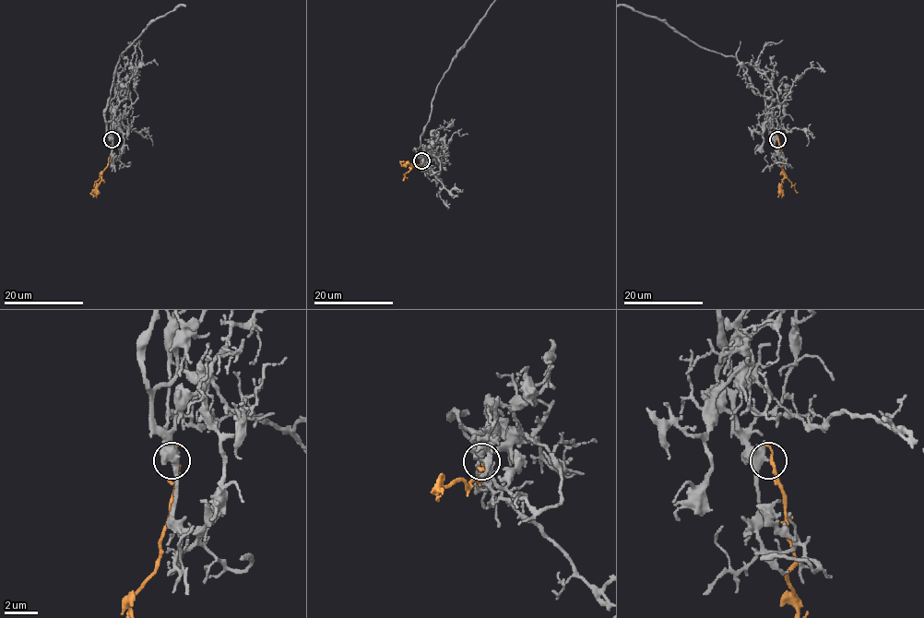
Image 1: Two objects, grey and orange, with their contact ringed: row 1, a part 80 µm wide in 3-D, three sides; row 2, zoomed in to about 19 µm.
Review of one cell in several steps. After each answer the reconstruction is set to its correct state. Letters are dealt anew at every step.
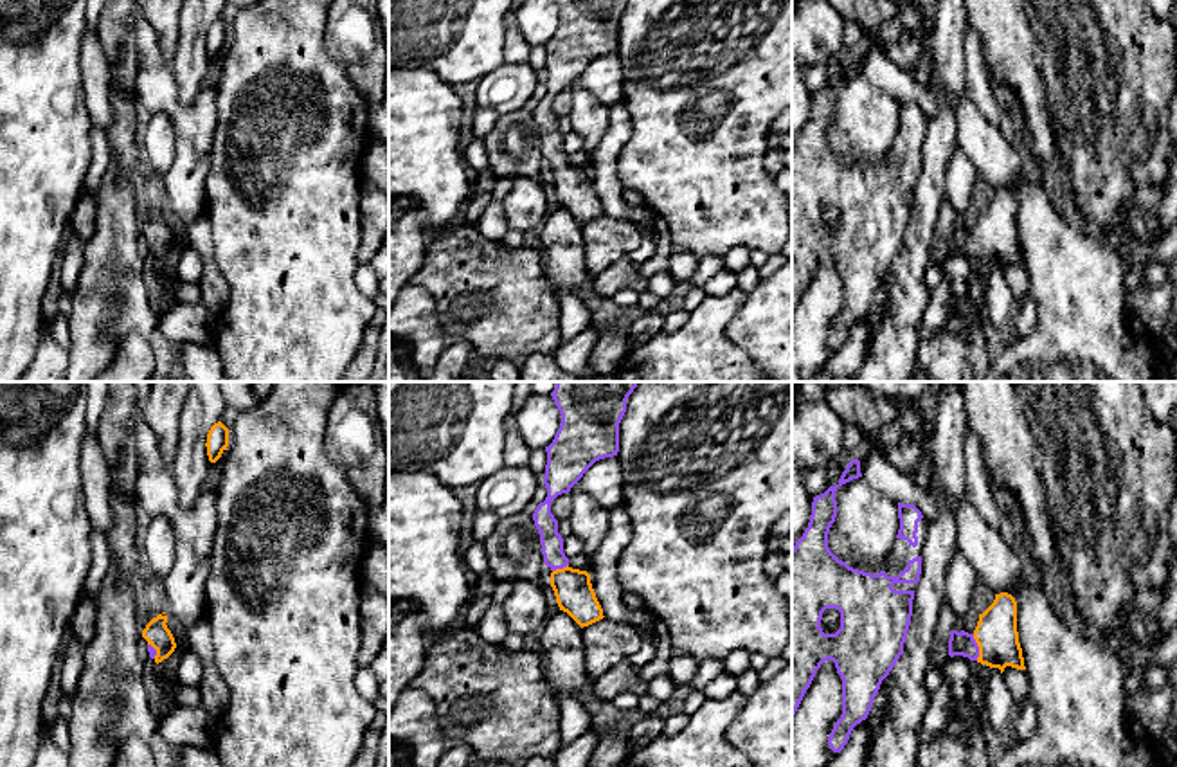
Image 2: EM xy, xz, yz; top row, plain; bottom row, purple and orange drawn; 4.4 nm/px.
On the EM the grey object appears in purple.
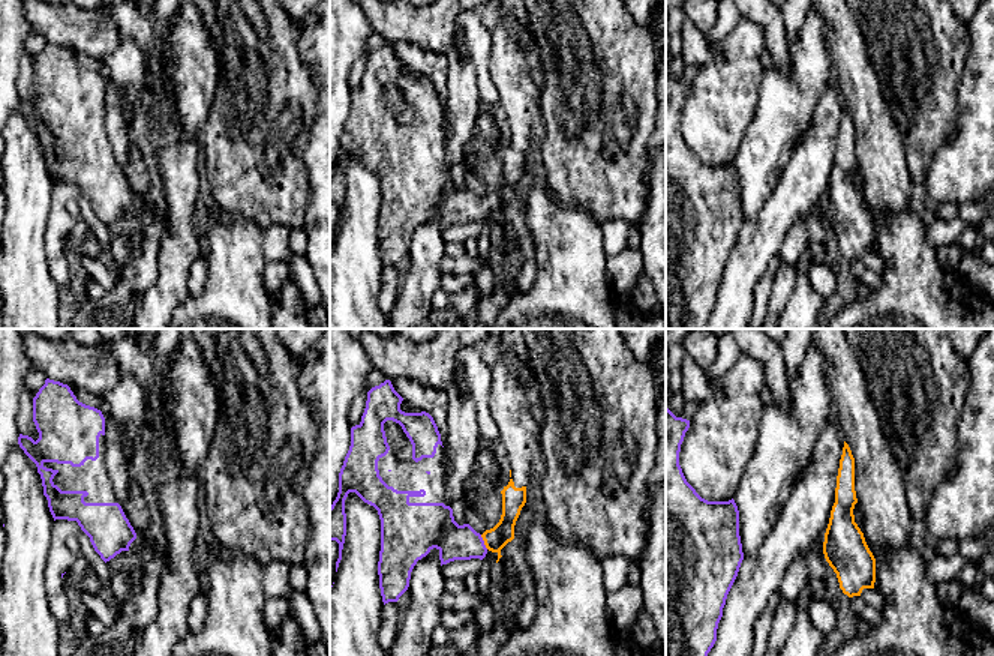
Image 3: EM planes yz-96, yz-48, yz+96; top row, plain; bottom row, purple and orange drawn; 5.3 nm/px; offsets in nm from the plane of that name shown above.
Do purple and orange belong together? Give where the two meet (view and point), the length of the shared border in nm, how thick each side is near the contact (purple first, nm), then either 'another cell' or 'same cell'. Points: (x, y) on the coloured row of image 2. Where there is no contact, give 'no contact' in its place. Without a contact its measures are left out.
yz (978, 647) | 120 nm | 110/190 nm | same cell

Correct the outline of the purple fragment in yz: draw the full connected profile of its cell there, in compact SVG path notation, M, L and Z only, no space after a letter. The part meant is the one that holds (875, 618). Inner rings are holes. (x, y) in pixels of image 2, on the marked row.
M851 459L839 483L813 497L808 528L792 547L792 717L821 664L833 661L842 679L842 715L828 738L833 753L867 718L882 681L903 654L929 531L914 504L898 502L896 540L875 567L864 573L839 560L828 547L835 492L858 477L860 461ZM826 609L840 612L835 634L821 628Z

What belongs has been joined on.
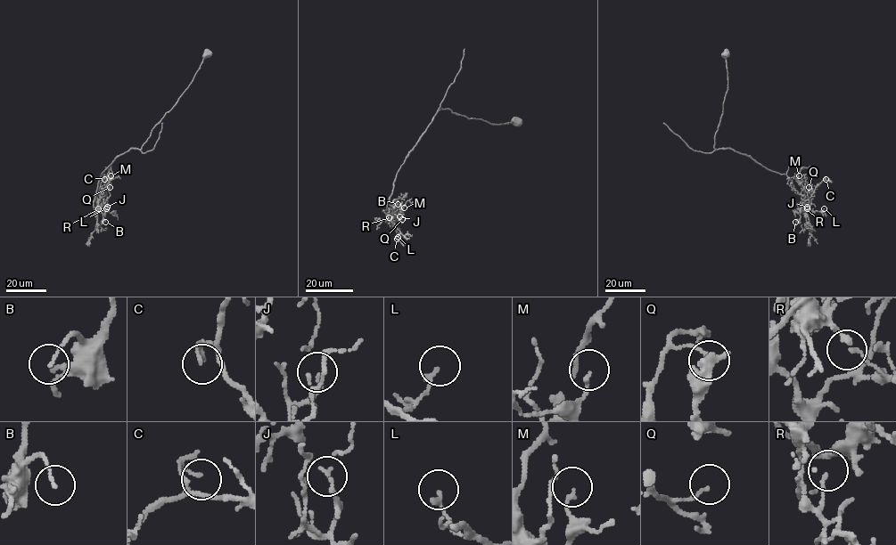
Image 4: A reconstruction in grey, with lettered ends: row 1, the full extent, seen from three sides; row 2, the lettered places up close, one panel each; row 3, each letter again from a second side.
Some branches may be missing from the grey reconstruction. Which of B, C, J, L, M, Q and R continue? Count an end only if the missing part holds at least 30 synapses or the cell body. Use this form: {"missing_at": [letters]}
{"missing_at": ["J"]}

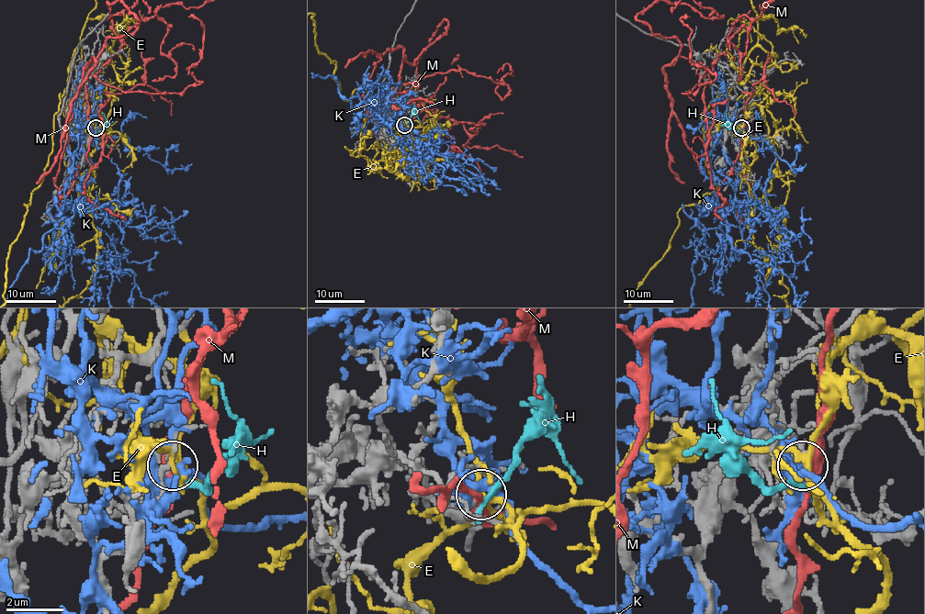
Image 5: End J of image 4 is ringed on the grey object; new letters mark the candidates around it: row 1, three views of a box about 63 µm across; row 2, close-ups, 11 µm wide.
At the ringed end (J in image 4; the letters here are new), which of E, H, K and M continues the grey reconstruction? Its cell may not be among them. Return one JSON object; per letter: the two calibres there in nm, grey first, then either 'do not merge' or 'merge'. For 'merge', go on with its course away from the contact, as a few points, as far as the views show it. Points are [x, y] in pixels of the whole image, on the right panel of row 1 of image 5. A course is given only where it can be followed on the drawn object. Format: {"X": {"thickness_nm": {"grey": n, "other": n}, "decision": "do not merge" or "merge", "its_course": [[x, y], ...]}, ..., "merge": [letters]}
{"E": {"thickness_nm": {"grey": 200, "other": 220}, "decision": "do not merge"}, "H": {"thickness_nm": {"grey": 130, "other": 220}, "decision": "do not merge"}, "K": {"thickness_nm": {"grey": 180, "other": 440}, "decision": "do not merge"}, "M": {"thickness_nm": {"grey": 170, "other": 300}, "decision": "do not merge"}, "merge": []}

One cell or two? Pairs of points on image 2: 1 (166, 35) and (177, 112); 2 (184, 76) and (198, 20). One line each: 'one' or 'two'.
1: two
2: one

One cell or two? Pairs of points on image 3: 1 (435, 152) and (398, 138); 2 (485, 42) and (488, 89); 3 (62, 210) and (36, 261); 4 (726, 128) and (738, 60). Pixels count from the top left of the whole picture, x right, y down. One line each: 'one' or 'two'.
1: one
2: one
3: two
4: one

